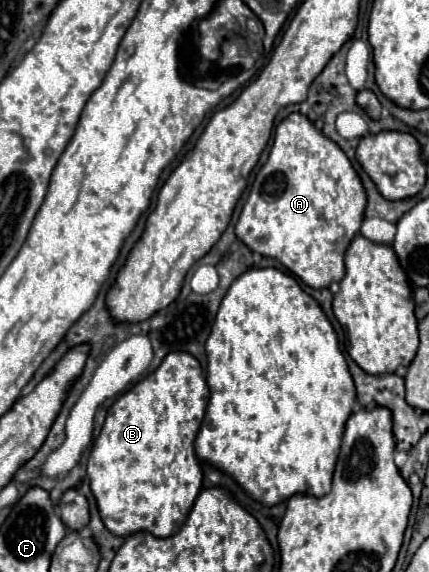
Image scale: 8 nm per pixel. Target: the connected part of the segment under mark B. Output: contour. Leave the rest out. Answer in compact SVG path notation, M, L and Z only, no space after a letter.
M173 351L167 353L167 357L151 375L135 383L109 407L105 425L89 453L87 475L99 505L101 519L107 523L107 529L113 535L127 537L135 531L149 531L155 537L169 537L183 527L203 487L201 461L195 455L193 441L203 421L207 399L209 387L199 361L189 353Z

